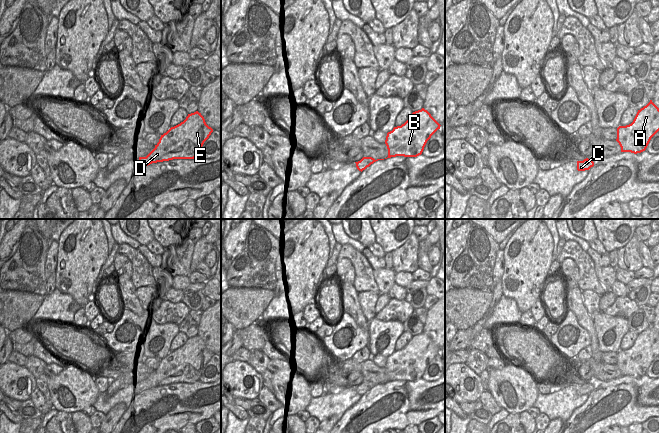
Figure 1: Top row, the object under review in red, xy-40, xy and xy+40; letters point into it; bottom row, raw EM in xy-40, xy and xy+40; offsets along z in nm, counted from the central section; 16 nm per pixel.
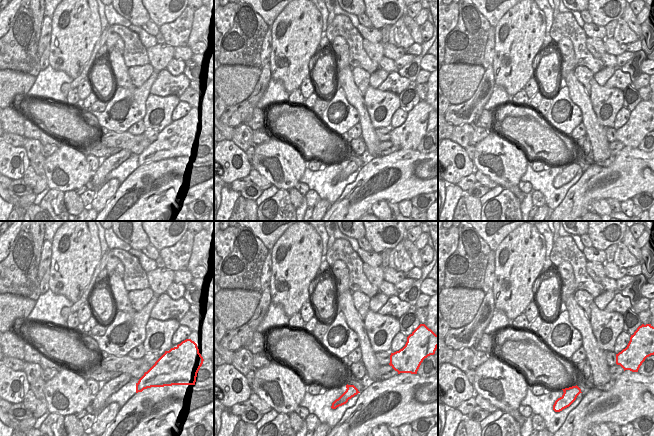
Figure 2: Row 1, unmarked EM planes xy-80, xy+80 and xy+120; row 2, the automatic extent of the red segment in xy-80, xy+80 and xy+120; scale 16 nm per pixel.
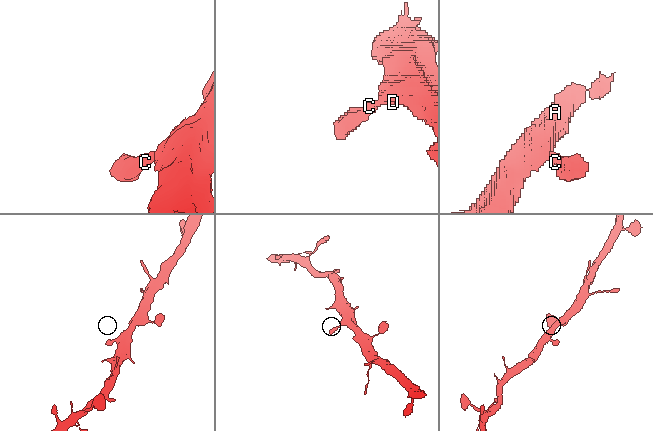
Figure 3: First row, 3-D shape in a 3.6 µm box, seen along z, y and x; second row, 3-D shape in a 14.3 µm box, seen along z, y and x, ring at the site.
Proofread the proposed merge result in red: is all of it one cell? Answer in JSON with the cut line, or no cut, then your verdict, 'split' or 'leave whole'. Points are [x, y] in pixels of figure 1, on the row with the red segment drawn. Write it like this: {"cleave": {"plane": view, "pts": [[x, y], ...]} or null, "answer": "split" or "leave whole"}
{"cleave": null, "answer": "leave whole"}

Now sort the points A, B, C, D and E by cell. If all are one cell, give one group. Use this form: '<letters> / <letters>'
A B C D E

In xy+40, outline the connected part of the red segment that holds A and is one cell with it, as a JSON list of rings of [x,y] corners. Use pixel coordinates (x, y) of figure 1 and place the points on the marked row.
[[[650,102],[638,110],[633,122],[617,128],[621,152],[634,154],[646,150],[651,138],[659,131],[659,108]]]

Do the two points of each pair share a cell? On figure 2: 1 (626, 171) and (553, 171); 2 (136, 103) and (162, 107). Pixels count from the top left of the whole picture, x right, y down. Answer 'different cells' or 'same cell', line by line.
1: different cells
2: different cells

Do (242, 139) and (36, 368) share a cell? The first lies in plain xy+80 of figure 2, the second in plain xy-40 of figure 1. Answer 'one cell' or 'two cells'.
one cell

